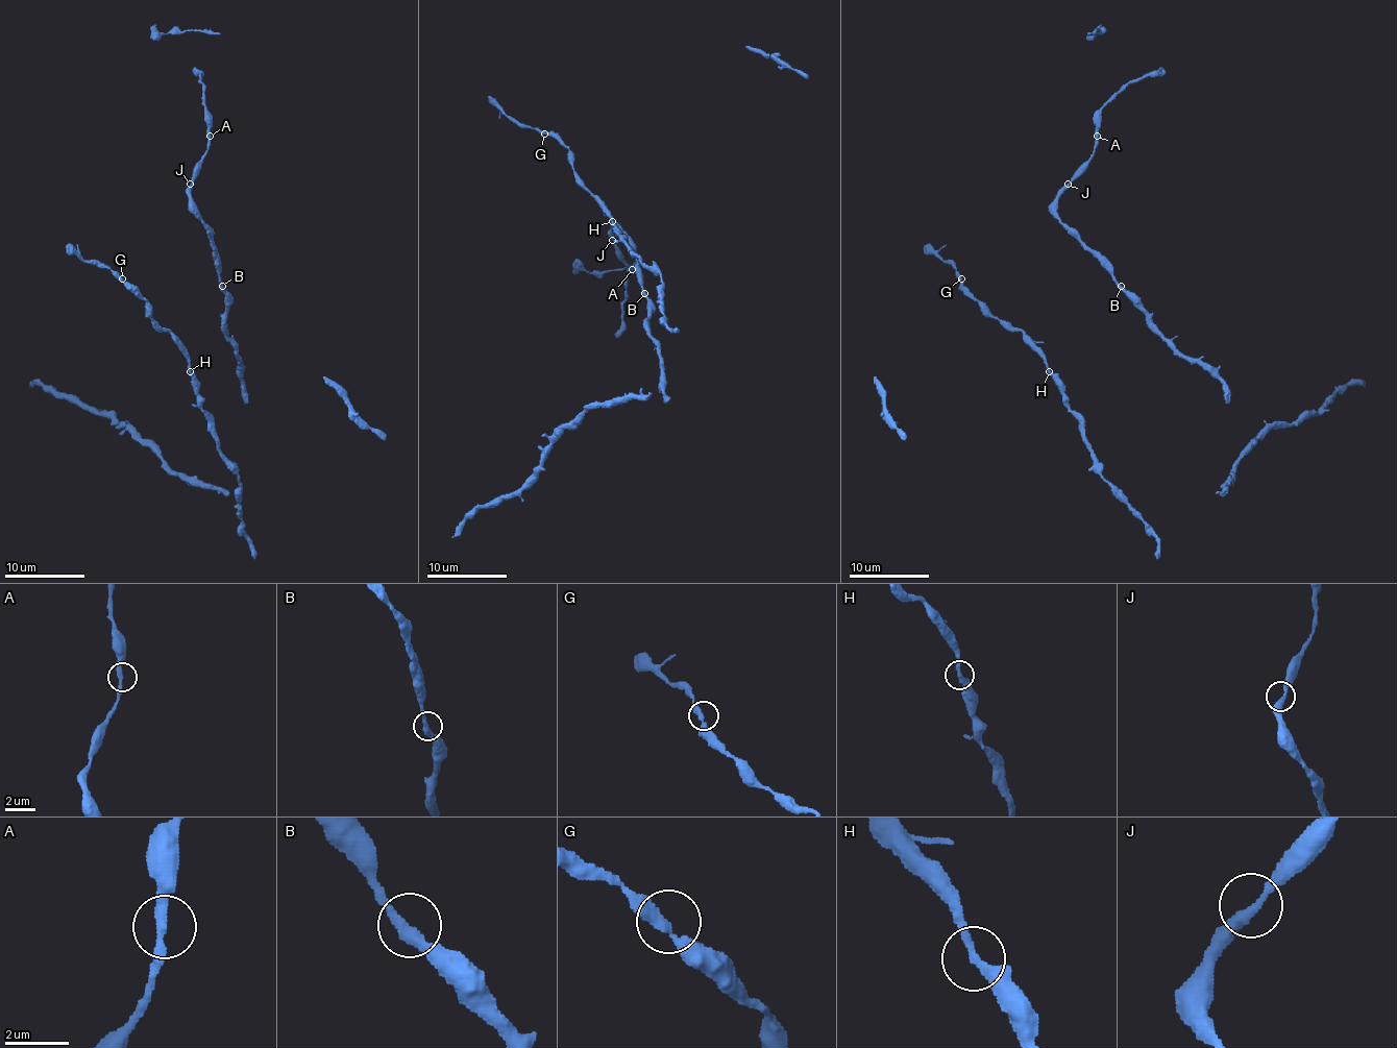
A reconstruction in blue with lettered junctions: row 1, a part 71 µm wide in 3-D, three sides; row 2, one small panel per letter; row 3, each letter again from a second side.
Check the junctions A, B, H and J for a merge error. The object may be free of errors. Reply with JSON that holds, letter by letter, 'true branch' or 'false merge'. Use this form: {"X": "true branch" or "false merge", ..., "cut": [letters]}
{"A": "true branch", "B": "true branch", "H": "true branch", "J": "true branch", "cut": []}

